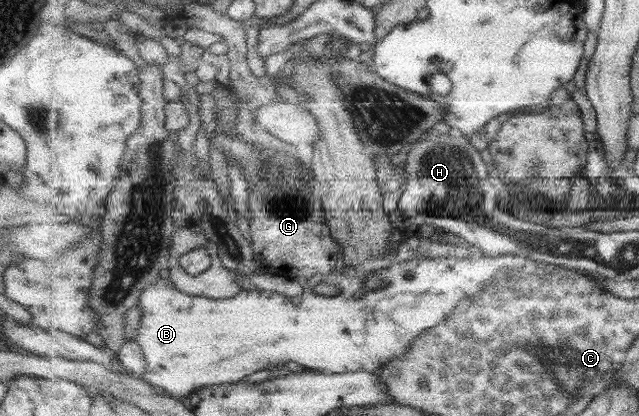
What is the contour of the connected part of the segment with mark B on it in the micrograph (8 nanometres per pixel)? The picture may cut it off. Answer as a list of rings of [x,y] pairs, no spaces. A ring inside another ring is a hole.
[[[508,255],[508,257],[479,257],[472,256],[466,258],[452,258],[452,257],[426,257],[414,258],[408,260],[407,262],[392,262],[389,265],[377,265],[374,270],[368,270],[368,272],[363,270],[355,270],[353,276],[346,276],[341,272],[332,272],[328,275],[318,274],[314,277],[308,278],[305,286],[304,293],[302,295],[302,300],[299,304],[294,305],[290,301],[290,297],[287,295],[276,293],[275,291],[268,290],[243,290],[234,297],[228,299],[218,299],[202,297],[190,293],[184,293],[182,290],[178,289],[171,278],[163,279],[158,278],[154,283],[151,283],[149,287],[143,291],[141,295],[141,300],[139,307],[142,309],[143,316],[140,320],[140,326],[136,331],[134,339],[141,345],[146,358],[146,373],[142,373],[140,376],[143,383],[151,388],[159,390],[161,393],[166,395],[174,396],[175,398],[186,399],[194,392],[199,389],[218,385],[218,384],[235,384],[243,381],[244,377],[252,375],[252,373],[258,373],[258,371],[264,371],[264,369],[275,371],[276,365],[284,365],[288,361],[294,361],[302,366],[306,370],[310,371],[325,371],[327,373],[348,373],[354,371],[366,370],[370,373],[378,372],[379,369],[389,361],[396,358],[401,358],[406,352],[410,351],[414,340],[422,333],[422,329],[428,329],[428,327],[434,327],[438,323],[442,323],[448,315],[450,315],[454,308],[465,298],[464,295],[478,295],[492,279],[498,271],[502,269],[524,269],[525,272],[538,273],[538,275],[545,276],[548,272],[561,272],[566,269],[562,265],[552,265],[550,263],[536,263],[536,261],[530,261],[526,257],[520,257],[518,255]],[[372,276],[380,276],[385,281],[385,287],[379,287],[378,289],[367,289],[365,287],[365,281]],[[319,283],[329,283],[330,285],[335,285],[339,287],[340,293],[335,296],[328,296],[318,294],[315,292],[315,287]]]

